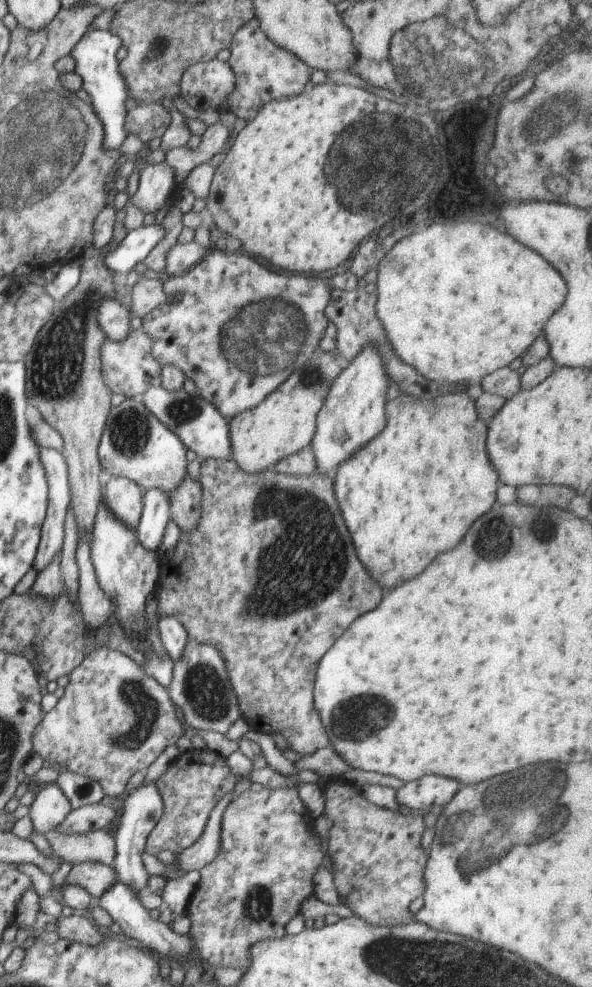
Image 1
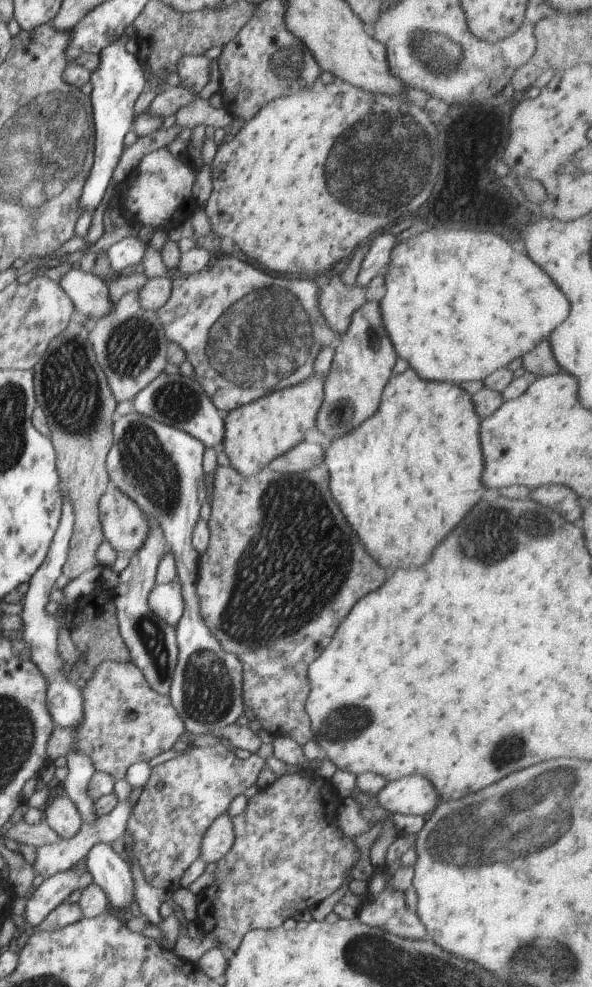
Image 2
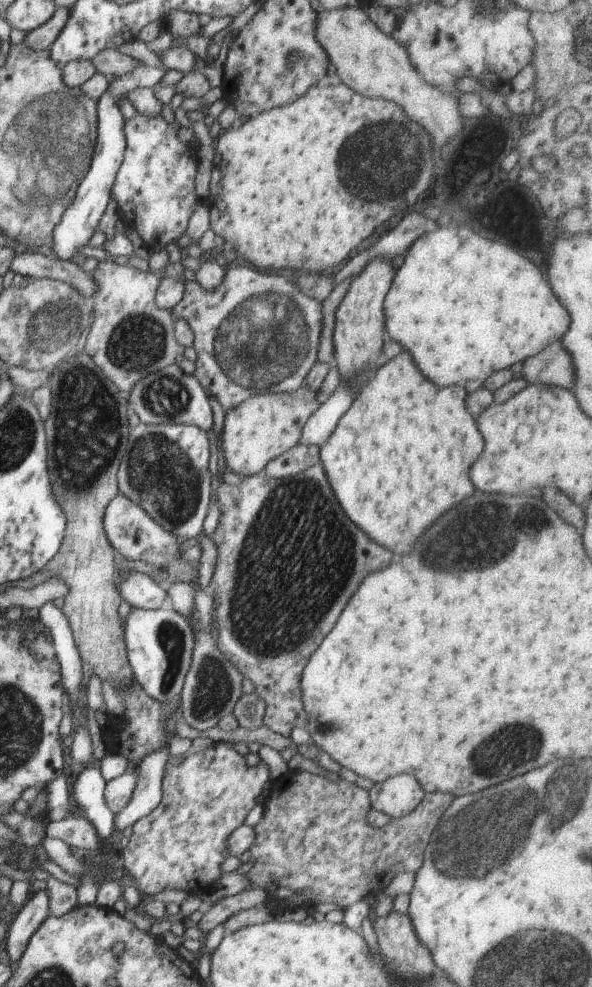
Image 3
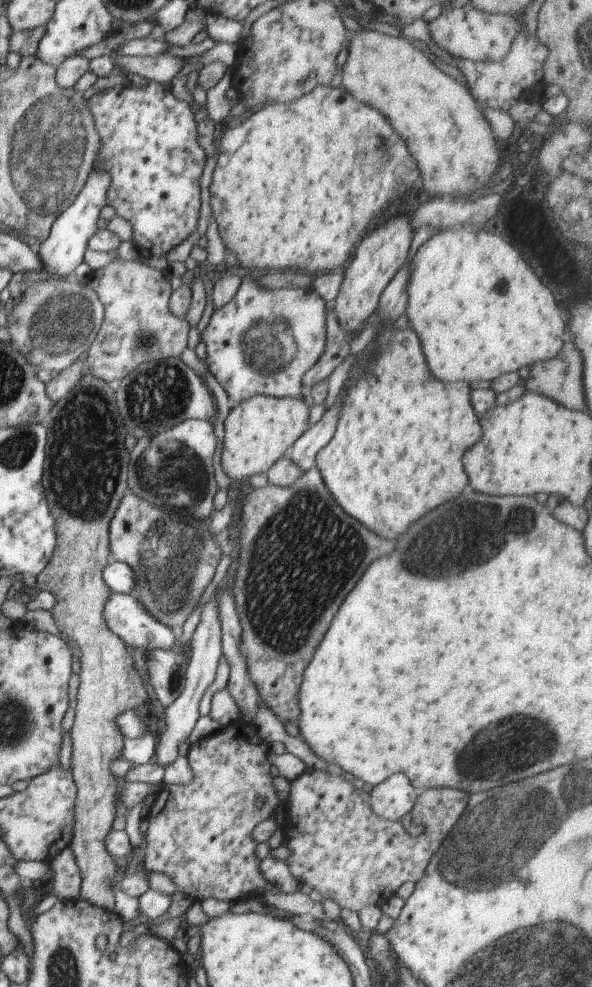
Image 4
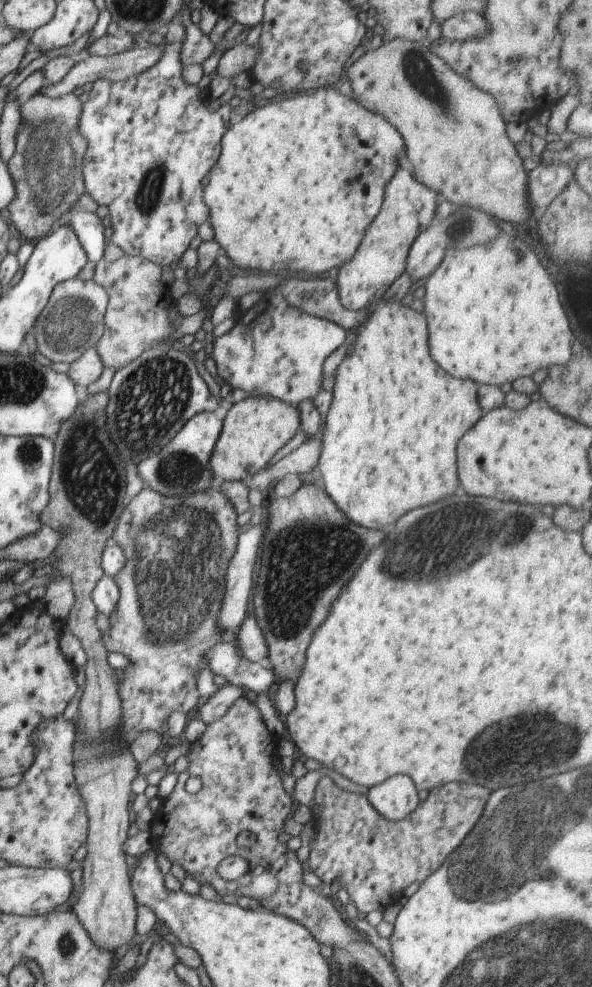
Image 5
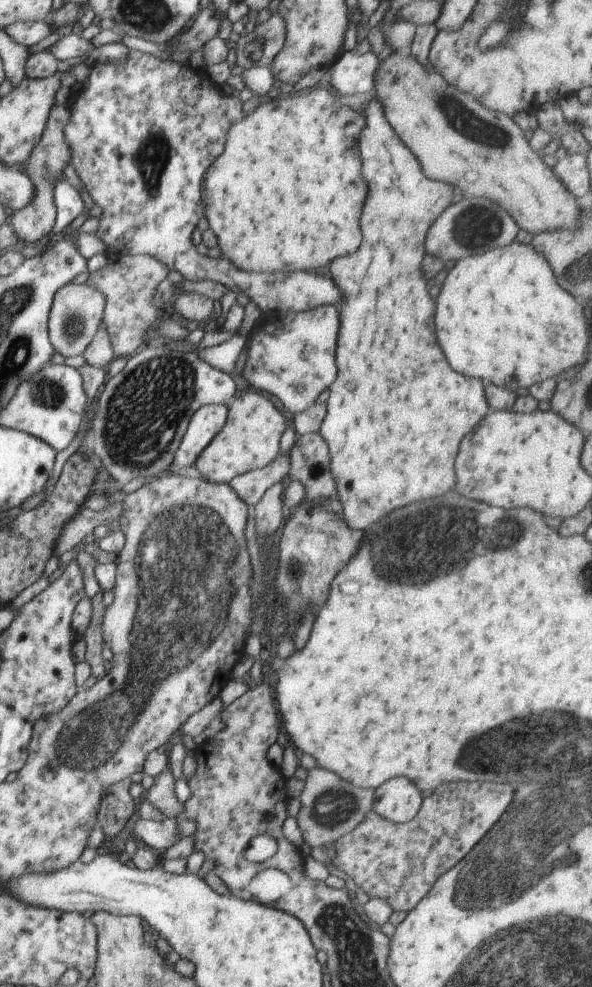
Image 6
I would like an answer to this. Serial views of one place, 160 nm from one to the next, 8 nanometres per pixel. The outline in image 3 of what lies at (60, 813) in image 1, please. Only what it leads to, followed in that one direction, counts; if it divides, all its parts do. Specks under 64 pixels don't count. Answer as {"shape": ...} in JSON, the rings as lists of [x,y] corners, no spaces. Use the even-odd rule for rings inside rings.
{"shape":[[[72,814],[48,823],[46,834],[50,838],[60,838],[78,853],[98,850],[101,845],[92,823],[82,815]]]}

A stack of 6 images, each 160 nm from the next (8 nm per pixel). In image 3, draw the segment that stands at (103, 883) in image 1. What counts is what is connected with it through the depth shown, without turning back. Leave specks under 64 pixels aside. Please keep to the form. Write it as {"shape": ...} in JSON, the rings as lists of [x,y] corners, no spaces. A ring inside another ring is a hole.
{"shape":[[[46,890],[31,892],[15,919],[10,922],[2,945],[3,959],[12,962],[22,956],[32,935],[50,915],[49,896]]]}

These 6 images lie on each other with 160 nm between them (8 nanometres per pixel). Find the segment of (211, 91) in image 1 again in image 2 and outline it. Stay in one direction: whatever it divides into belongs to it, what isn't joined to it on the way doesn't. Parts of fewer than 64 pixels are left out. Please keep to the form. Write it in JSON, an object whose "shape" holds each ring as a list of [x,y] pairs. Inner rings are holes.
{"shape":[[[184,55],[177,64],[177,72],[181,80],[181,84],[187,88],[191,88],[196,91],[196,97],[199,92],[208,84],[210,80],[210,60],[205,55]]]}

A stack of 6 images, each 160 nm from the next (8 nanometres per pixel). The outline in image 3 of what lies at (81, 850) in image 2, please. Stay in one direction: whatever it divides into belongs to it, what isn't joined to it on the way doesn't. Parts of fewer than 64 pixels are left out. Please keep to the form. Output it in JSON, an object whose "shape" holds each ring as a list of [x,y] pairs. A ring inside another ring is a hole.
{"shape":[[[168,744],[139,762],[138,780],[131,799],[126,806],[115,814],[115,830],[126,830],[128,826],[149,815],[162,800],[162,783],[165,776],[166,763],[170,763]]]}

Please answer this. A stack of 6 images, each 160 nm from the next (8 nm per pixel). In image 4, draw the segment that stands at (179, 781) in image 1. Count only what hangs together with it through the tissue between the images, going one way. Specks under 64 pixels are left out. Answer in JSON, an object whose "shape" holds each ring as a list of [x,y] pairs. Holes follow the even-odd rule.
{"shape":[[[242,720],[231,722],[228,726],[212,733],[210,736],[201,738],[198,742],[191,743],[187,754],[187,759],[188,766],[190,767],[190,770],[192,770],[193,774],[192,781],[185,785],[163,784],[159,792],[151,800],[152,804],[150,806],[149,813],[146,816],[148,819],[148,829],[144,833],[144,838],[147,844],[142,863],[144,871],[149,874],[154,874],[154,872],[166,874],[166,876],[168,876],[168,878],[176,884],[178,890],[185,892],[191,900],[199,902],[206,898],[216,898],[218,901],[228,900],[233,903],[236,902],[236,898],[238,898],[238,896],[240,896],[240,898],[246,898],[246,896],[251,896],[251,898],[254,898],[254,894],[256,894],[256,898],[260,898],[257,894],[260,890],[273,889],[275,892],[280,892],[273,885],[266,882],[263,875],[261,875],[260,870],[258,870],[260,862],[258,862],[256,856],[254,856],[254,849],[257,844],[254,842],[251,835],[252,829],[258,823],[268,819],[270,812],[272,812],[273,809],[276,809],[278,805],[282,804],[276,797],[276,792],[274,791],[274,786],[272,783],[274,777],[274,773],[272,771],[274,766],[272,766],[266,758],[266,755],[270,752],[269,749],[269,744],[266,744],[266,742],[261,739],[256,726],[246,724],[242,722]],[[258,798],[264,799],[264,804],[262,804],[260,808],[256,806],[256,800],[258,800]]]}

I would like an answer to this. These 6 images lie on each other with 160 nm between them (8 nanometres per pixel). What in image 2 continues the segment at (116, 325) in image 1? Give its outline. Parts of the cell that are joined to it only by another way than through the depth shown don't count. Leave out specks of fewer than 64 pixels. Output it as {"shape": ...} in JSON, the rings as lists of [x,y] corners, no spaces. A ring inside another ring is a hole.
{"shape":[[[70,269],[63,277],[59,284],[64,292],[71,298],[72,304],[82,319],[90,319],[92,323],[99,318],[105,317],[111,313],[114,304],[110,299],[108,290],[109,284],[98,275],[83,272],[81,269]]]}

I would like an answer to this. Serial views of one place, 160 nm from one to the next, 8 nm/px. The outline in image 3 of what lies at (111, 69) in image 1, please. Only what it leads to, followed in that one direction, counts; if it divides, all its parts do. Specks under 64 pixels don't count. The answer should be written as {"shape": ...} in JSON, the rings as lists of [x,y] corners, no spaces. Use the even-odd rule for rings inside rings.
{"shape":[[[168,64],[166,68],[138,65],[133,68],[133,71],[108,79],[108,88],[97,100],[97,143],[95,144],[93,159],[86,176],[77,186],[72,204],[64,211],[61,221],[56,224],[56,228],[53,230],[53,256],[69,260],[70,256],[77,254],[82,246],[88,244],[94,230],[98,230],[98,222],[100,222],[100,218],[102,218],[102,214],[104,214],[104,210],[106,210],[112,197],[111,190],[127,145],[124,132],[125,120],[120,111],[120,102],[126,100],[133,90],[152,89],[154,84],[162,80],[169,68]]]}

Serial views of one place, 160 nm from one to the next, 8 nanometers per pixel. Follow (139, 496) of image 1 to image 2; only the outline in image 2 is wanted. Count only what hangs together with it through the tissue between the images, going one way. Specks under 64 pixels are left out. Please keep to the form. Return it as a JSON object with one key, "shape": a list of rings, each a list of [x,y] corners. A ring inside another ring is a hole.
{"shape":[[[110,483],[99,500],[103,535],[116,550],[138,550],[149,533],[148,516],[128,495]]]}

